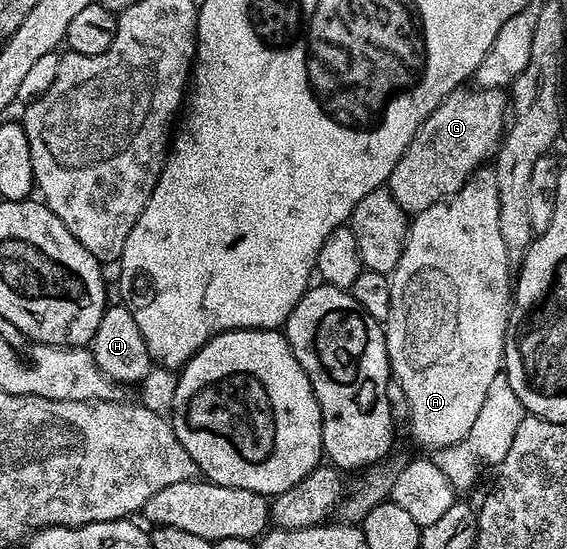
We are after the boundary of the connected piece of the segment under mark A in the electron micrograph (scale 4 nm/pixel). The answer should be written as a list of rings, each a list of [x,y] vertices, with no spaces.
[[[482,166],[469,177],[468,182],[448,200],[431,206],[427,210],[416,213],[409,225],[409,233],[403,246],[403,254],[399,258],[399,266],[391,274],[391,314],[383,321],[385,329],[385,345],[389,355],[391,376],[403,388],[410,407],[408,431],[413,431],[413,440],[425,448],[440,450],[452,448],[460,444],[471,430],[475,418],[479,418],[479,409],[487,398],[487,390],[491,390],[491,382],[502,375],[505,362],[505,341],[509,327],[509,313],[511,311],[511,265],[507,258],[507,246],[503,246],[503,234],[499,231],[499,186],[495,182],[492,167]]]

